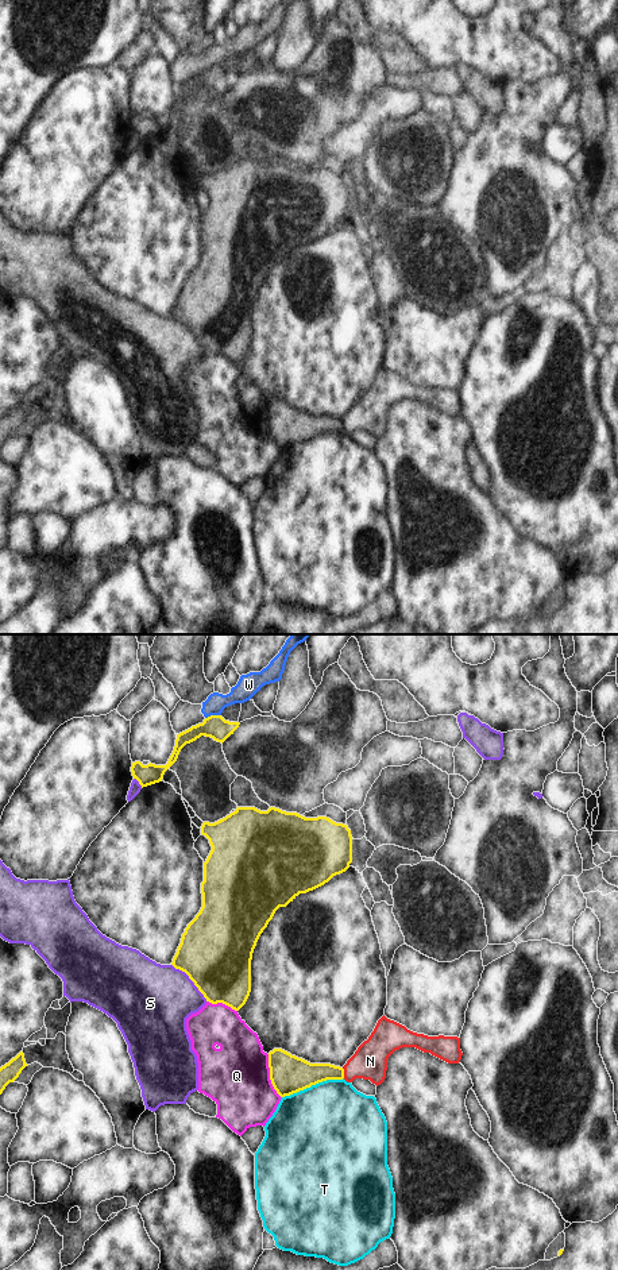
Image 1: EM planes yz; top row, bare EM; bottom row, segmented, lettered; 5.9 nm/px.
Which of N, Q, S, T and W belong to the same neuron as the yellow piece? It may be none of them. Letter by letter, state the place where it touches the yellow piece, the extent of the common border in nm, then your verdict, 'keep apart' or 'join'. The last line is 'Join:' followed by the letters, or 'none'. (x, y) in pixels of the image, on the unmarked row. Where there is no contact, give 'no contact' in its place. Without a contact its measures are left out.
N: contact yz (343, 425); length 70 nm; keep apart
Q: contact yz (270, 428); length 280 nm; keep apart
S: contact yz (190, 331); length 300 nm; keep apart
T: contact yz (312, 436); length 380 nm; keep apart
W: contact yz (212, 68); length 100 nm; keep apart
Join: none

